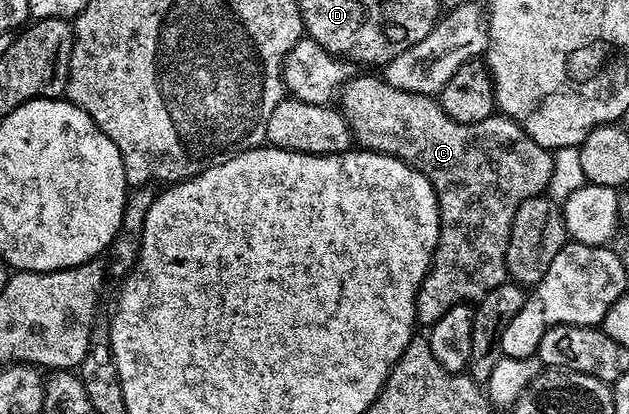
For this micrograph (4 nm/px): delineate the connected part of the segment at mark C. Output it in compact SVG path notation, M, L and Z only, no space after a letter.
M381 75L347 79L340 89L341 100L340 111L350 127L353 143L359 149L382 152L403 160L428 178L438 196L438 245L414 300L417 323L433 326L448 314L448 310L452 310L452 306L482 300L496 290L496 286L507 283L505 254L513 216L526 199L545 193L554 165L551 149L537 144L515 120L501 114L484 118L484 122L456 122L444 114L435 97L396 90L396 86L387 84Z

